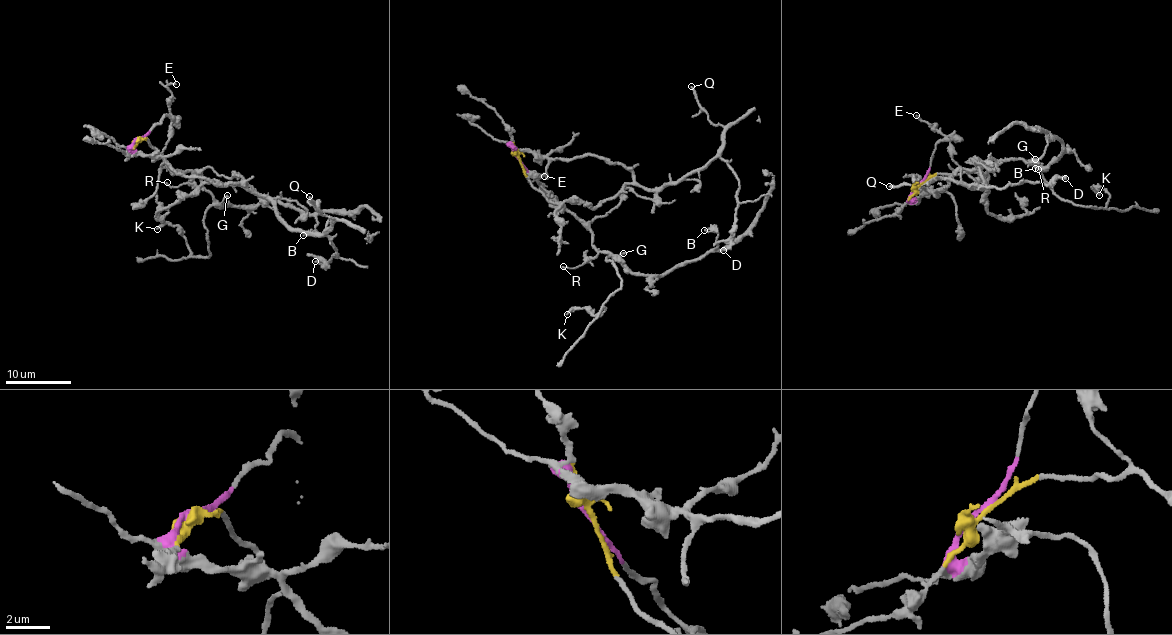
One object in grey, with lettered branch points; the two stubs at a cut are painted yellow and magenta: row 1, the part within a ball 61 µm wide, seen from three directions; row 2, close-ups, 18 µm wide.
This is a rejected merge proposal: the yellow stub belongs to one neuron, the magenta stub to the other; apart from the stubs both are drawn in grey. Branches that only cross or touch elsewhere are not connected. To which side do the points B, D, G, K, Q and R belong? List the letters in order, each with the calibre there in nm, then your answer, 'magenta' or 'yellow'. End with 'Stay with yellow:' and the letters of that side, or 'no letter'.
B: 130 nm thick; yellow
D: 180 nm thick; magenta
G: 170 nm thick; yellow
K: 180 nm thick; yellow
Q: 220 nm thick; magenta
R: 110 nm thick; yellow
Stay with yellow: B, G, K, R

